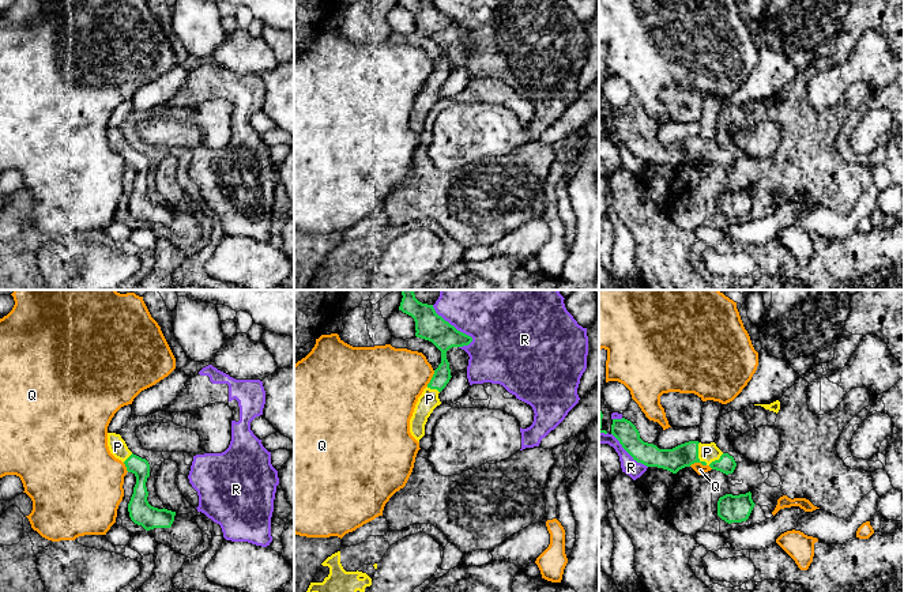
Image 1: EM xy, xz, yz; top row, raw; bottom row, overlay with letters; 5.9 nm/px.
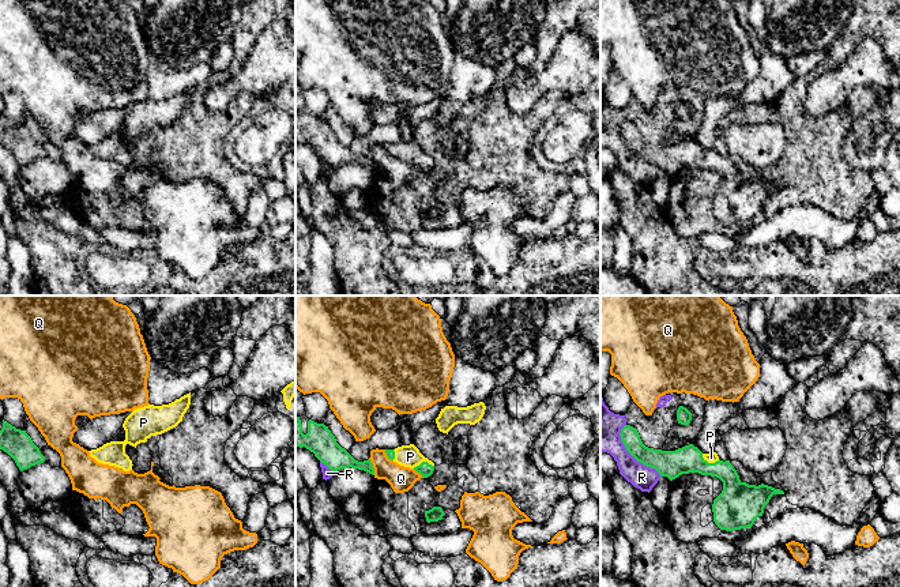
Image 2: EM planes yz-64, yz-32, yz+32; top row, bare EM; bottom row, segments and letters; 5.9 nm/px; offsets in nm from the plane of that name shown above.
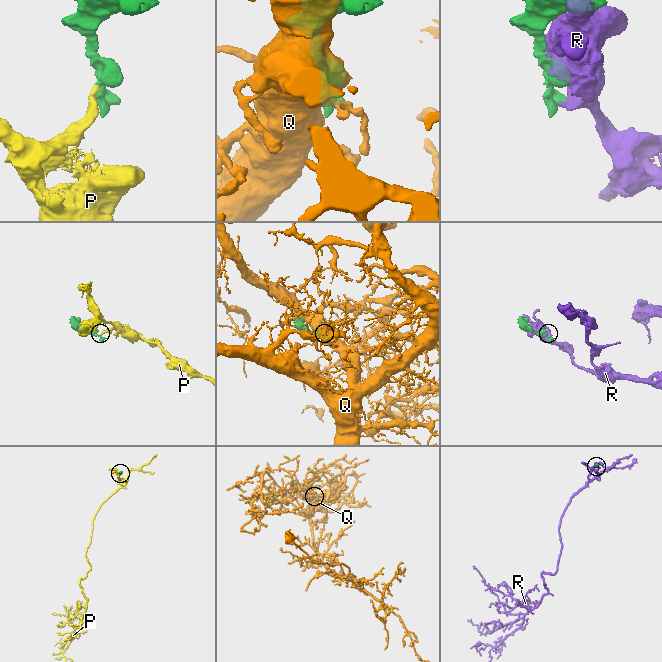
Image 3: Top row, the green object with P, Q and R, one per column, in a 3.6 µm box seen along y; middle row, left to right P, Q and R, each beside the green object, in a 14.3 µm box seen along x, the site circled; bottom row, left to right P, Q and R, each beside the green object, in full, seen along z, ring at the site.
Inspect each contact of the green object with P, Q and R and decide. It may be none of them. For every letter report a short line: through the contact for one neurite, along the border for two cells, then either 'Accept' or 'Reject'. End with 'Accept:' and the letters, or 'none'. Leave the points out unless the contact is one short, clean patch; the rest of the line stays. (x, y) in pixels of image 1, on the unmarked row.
P: Line: yz (685, 150), (696, 150), (704, 157), (707, 147). Accept
Q: Reject
R: Reject
Accept: P

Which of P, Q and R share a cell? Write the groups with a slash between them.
P / Q / R

